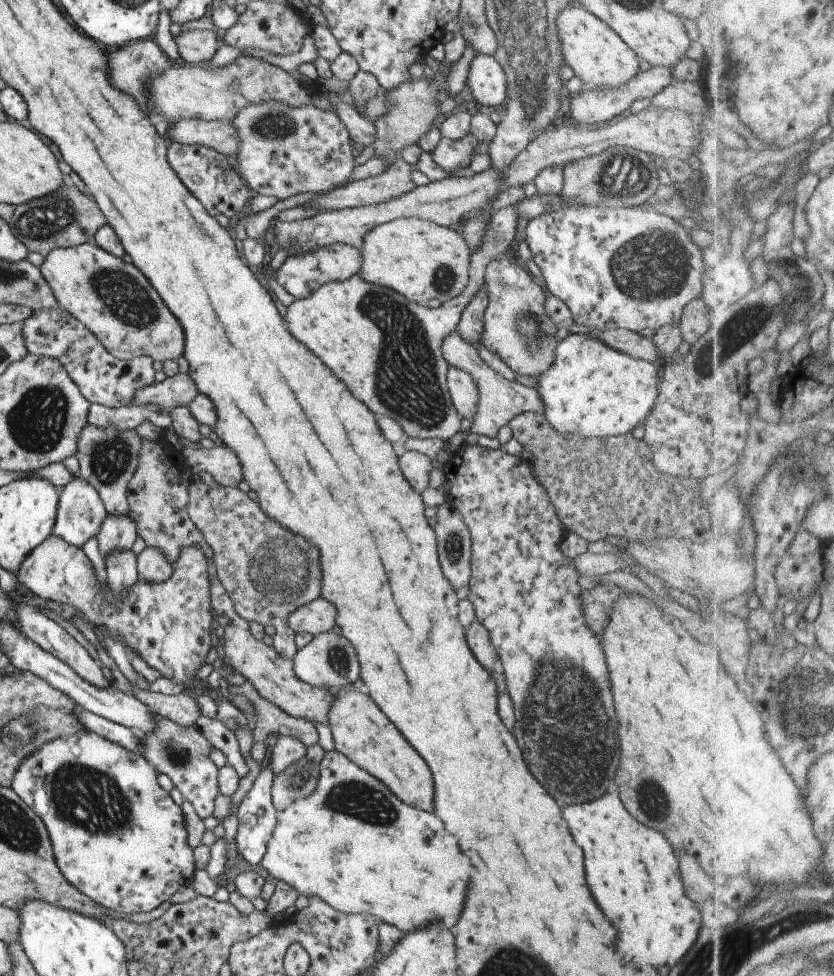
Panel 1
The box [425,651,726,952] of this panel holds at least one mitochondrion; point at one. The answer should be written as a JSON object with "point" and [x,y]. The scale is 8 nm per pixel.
{"point":[652,803]}

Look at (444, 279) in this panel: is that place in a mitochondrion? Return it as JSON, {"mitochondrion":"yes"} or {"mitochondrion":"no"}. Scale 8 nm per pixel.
{"mitochondrion":"yes"}

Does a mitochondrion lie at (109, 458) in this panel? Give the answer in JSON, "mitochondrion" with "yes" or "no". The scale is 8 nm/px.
{"mitochondrion":"yes"}

